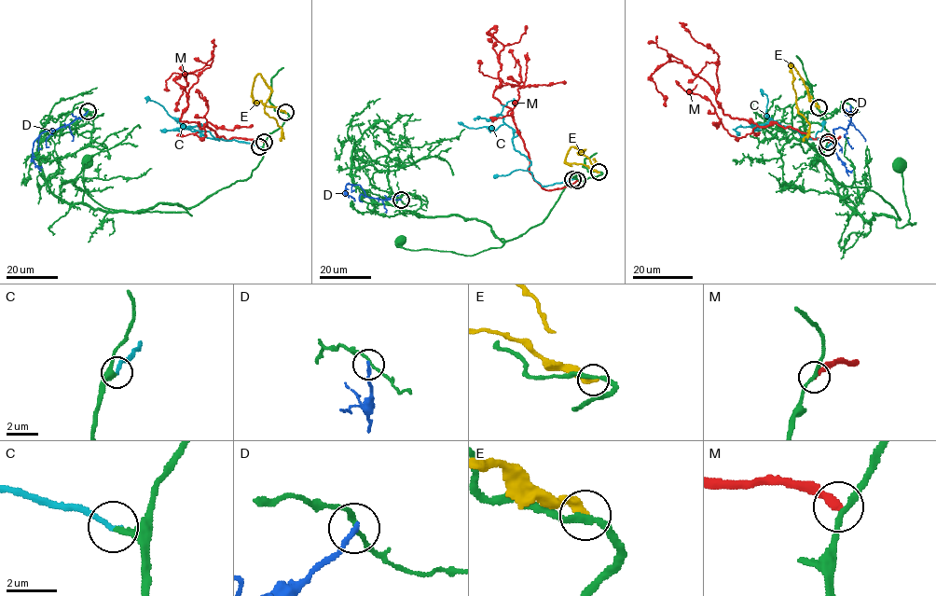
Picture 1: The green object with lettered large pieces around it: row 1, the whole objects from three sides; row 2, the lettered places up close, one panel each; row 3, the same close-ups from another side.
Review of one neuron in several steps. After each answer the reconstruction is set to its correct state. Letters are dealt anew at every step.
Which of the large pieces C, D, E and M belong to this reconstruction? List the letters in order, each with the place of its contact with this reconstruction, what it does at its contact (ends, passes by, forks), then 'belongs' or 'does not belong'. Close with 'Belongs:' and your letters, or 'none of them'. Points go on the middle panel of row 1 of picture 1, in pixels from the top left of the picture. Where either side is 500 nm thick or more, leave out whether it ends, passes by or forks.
C: contact (572, 179); it ends; belongs
D: contact (401, 200); it ends; does not belong
E: contact (598, 172); it ends; does not belong
M: contact (577, 180); it ends; does not belong
Belongs: C

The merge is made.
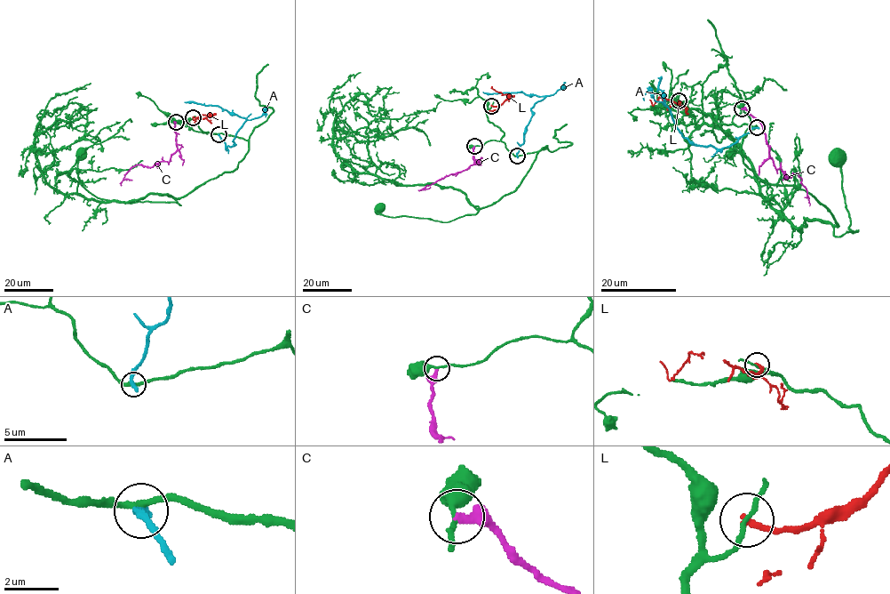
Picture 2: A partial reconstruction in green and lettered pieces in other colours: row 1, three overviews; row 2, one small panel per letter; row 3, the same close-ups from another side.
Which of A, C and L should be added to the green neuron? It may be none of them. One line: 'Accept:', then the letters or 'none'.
Accept: none

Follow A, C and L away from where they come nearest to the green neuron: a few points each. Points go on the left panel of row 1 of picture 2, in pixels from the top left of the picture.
A: (218, 134), (226, 148), (233, 146), (238, 130), (246, 119), (218, 106), (185, 102)
C: (175, 122), (177, 150), (170, 160), (159, 162), (151, 167), (133, 165), (123, 178), (131, 180)
L: (194, 117), (209, 116), (202, 115), (194, 120), (194, 116)

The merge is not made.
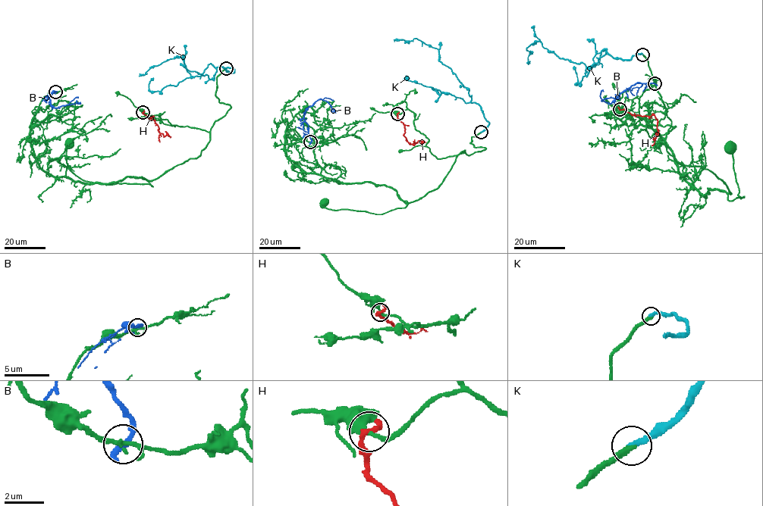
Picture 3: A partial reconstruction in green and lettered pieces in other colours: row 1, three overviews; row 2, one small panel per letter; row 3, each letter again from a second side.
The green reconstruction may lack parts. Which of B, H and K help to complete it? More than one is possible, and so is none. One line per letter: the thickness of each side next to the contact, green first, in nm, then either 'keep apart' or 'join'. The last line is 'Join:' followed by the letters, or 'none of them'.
B: 200 nm thick on the green side, 360 nm on the other; keep apart
H: 240 nm thick on the green side, 240 nm on the other; keep apart
K: 320 nm thick on the green side, 280 nm on the other; join
Join: K

